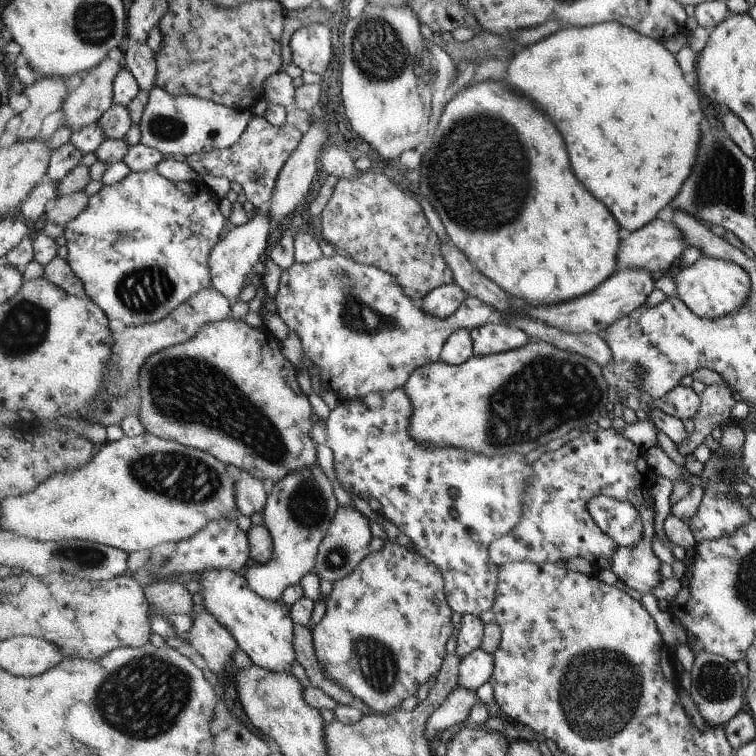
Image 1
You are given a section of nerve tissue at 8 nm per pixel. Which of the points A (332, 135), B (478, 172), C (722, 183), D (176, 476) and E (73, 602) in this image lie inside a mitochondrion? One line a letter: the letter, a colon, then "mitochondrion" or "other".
A: other
B: mitochondrion
C: mitochondrion
D: mitochondrion
E: other

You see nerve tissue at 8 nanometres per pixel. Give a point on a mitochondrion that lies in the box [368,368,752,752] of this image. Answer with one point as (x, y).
(600, 689)

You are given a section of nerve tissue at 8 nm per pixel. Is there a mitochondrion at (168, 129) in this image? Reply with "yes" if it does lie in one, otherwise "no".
yes

